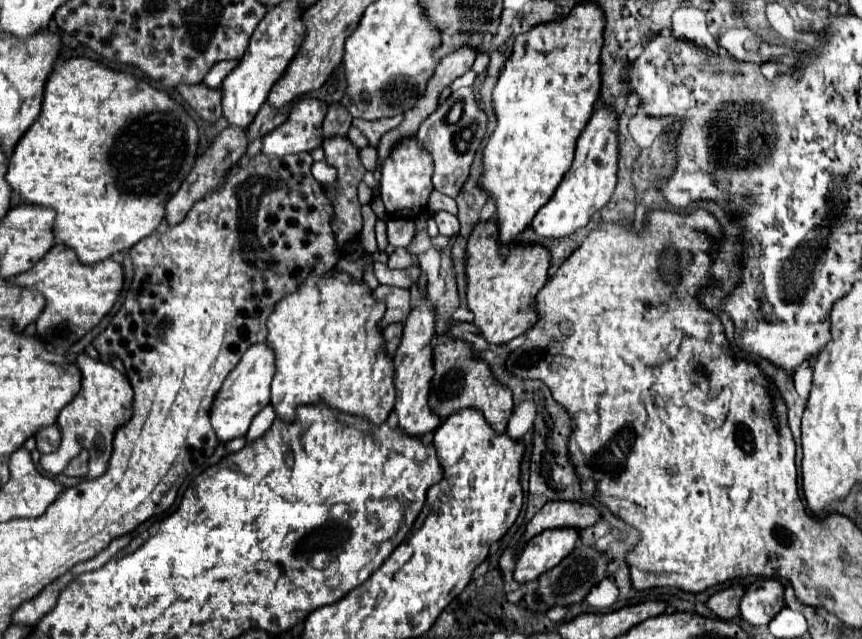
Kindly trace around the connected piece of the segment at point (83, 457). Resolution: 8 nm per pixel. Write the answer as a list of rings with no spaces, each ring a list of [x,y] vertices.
[[[82,452],[80,456],[76,456],[64,470],[64,474],[68,476],[84,476],[88,472],[88,454]]]

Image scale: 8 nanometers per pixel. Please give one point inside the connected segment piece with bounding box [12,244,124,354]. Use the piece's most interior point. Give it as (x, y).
(77, 297)

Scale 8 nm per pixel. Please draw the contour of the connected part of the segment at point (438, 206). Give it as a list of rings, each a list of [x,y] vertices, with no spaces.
[[[434,190],[434,192],[430,194],[428,208],[430,208],[432,212],[436,212],[436,210],[446,210],[446,212],[452,212],[452,214],[456,214],[456,202],[454,202],[452,198],[448,198],[448,196],[440,194],[438,190]]]

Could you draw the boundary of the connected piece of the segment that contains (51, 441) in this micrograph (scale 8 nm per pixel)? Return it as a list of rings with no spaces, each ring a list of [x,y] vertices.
[[[48,426],[48,428],[42,428],[38,434],[36,434],[36,440],[38,440],[38,450],[42,454],[48,454],[52,452],[58,442],[60,442],[60,432],[58,432],[58,426]]]

